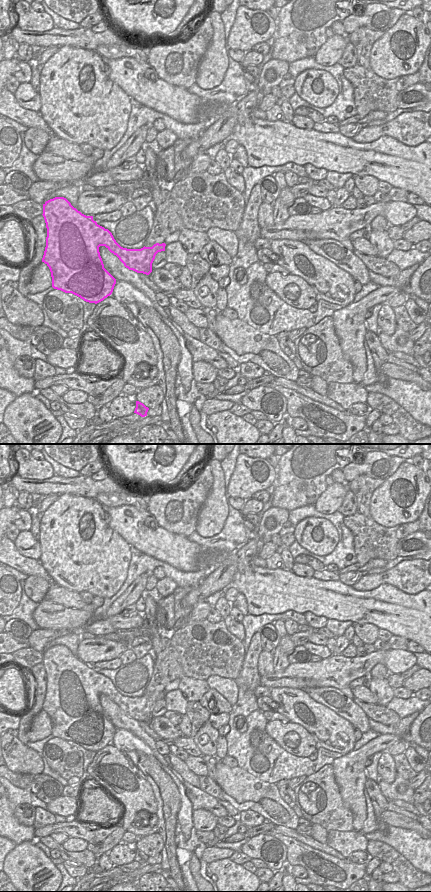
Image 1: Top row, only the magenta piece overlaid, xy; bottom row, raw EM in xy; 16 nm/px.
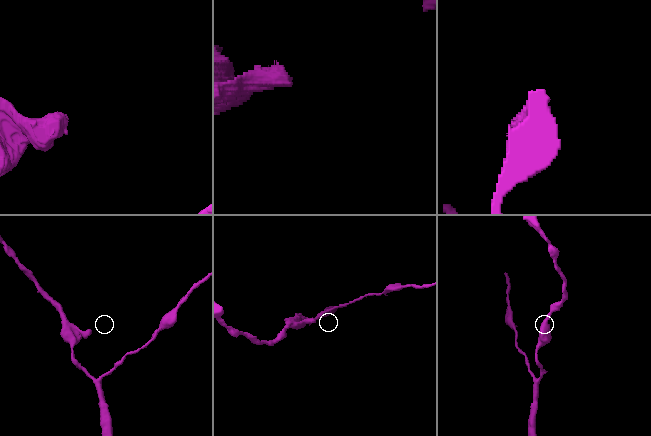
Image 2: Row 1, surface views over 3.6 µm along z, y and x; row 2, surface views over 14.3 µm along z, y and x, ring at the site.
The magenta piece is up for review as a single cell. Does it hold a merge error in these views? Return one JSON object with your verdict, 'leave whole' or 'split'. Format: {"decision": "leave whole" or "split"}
{"decision": "leave whole"}

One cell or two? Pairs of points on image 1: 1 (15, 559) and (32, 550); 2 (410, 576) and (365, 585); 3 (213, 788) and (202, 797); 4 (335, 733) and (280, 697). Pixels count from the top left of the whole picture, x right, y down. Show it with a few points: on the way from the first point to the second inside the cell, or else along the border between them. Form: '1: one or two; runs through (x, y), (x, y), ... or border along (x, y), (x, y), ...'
1: two; border along (13, 542), (21, 554), (38, 560)
2: one; runs through (399, 576), (389, 576), (376, 580)
3: two; border along (199, 787), (218, 799)
4: one; runs through (321, 719), (303, 701), (294, 701)

